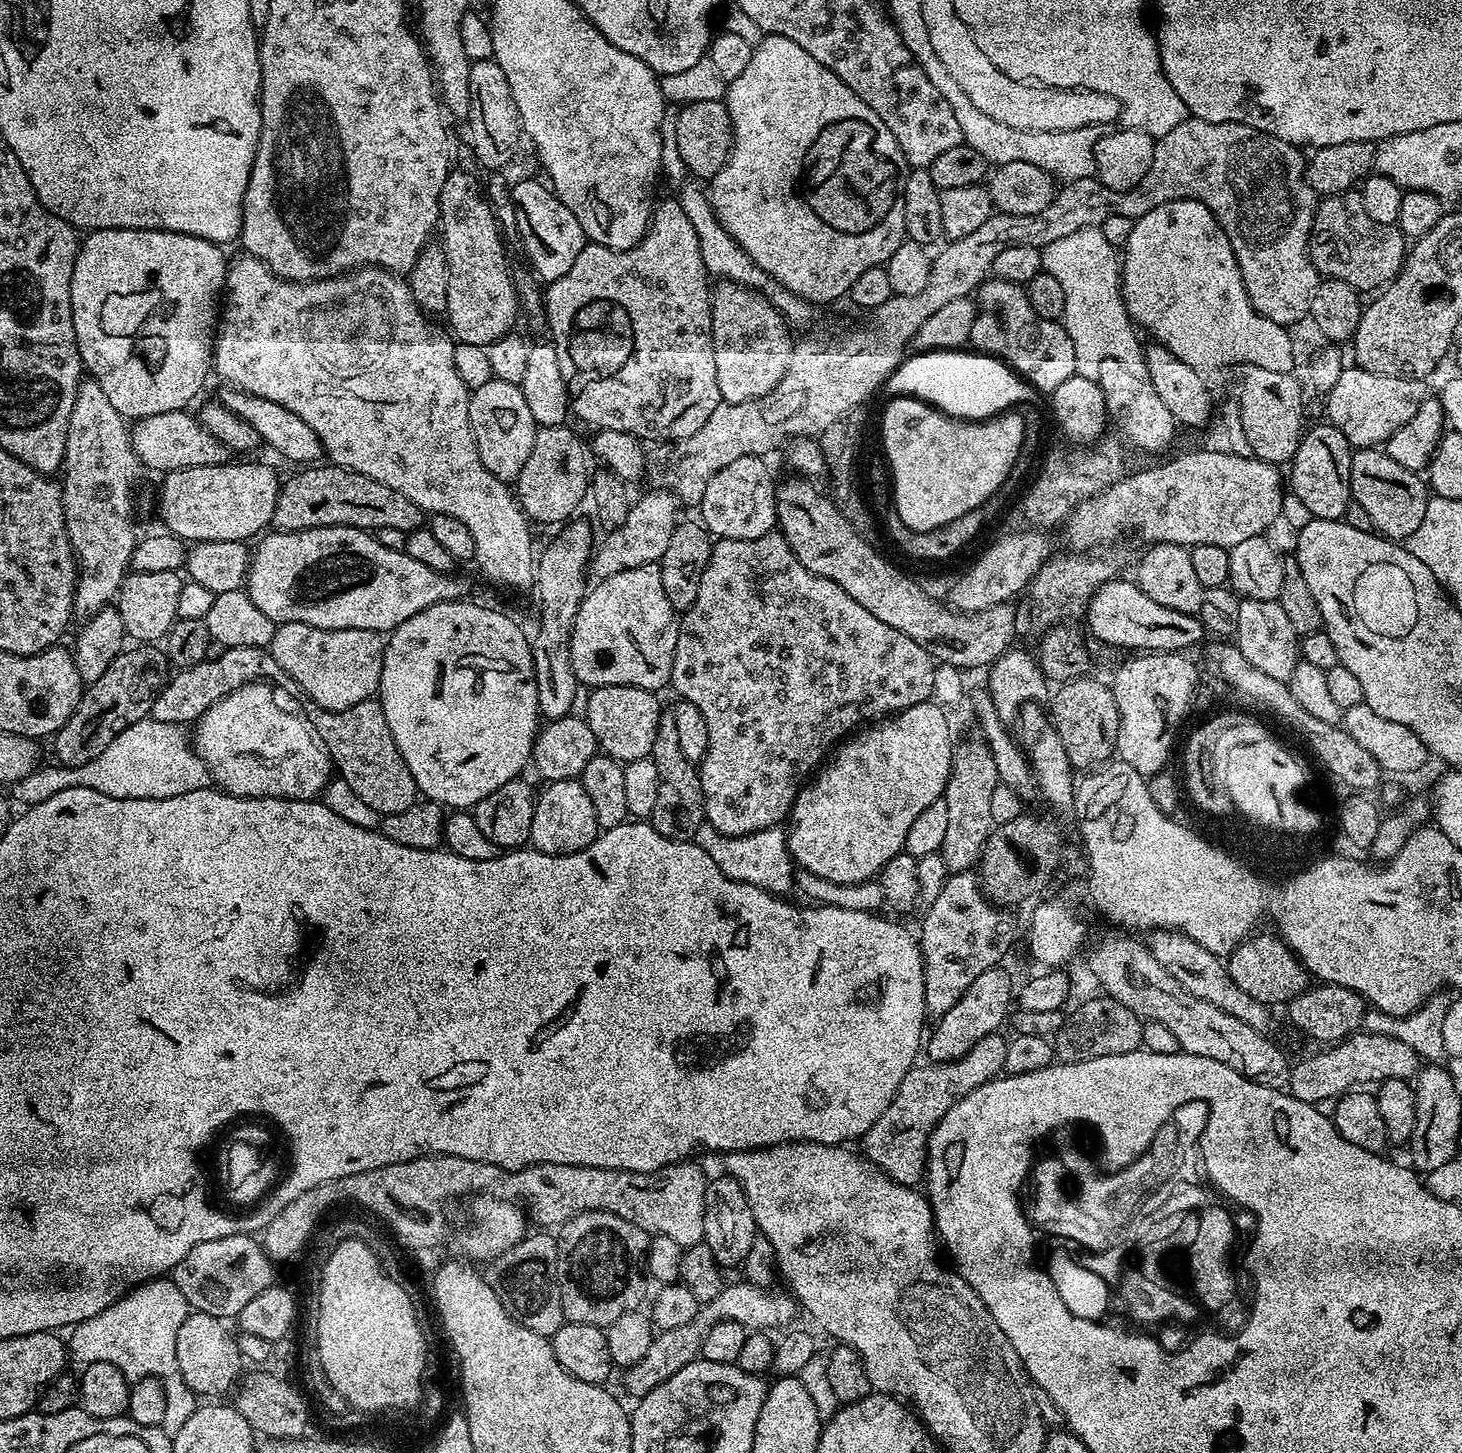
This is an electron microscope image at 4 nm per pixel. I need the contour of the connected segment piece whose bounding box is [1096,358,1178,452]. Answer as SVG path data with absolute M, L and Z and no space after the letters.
M1106 358L1106 362L1098 366L1096 383L1104 392L1108 419L1113 425L1120 427L1119 435L1125 441L1128 439L1134 447L1141 448L1144 452L1164 452L1178 433L1176 419L1162 403L1162 398L1158 398L1158 390L1154 390L1152 383L1143 375L1136 374L1136 368L1128 368L1114 358Z

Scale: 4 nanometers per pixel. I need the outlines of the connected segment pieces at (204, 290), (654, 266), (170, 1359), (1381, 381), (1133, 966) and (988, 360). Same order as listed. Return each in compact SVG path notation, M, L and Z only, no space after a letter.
M98 228L87 233L79 241L74 262L74 274L70 278L70 302L76 345L80 351L80 363L89 377L95 378L102 386L102 394L110 398L110 406L118 414L133 421L141 420L150 414L178 412L189 407L188 403L199 394L208 380L208 372L214 368L214 341L218 327L218 309L222 304L222 293L226 288L229 261L224 261L225 249L212 244L201 236L191 236L181 232L162 232L158 228Z
M672 198L672 200L664 200L655 205L652 213L652 221L648 223L646 234L633 248L627 248L620 251L614 248L607 248L601 244L594 244L591 242L585 243L582 254L578 254L578 258L574 258L574 266L570 266L570 270L566 270L566 274L562 274L562 278L551 281L547 285L546 291L542 296L542 303L545 308L546 321L548 320L548 328L552 331L550 342L556 347L558 354L558 367L562 370L562 378L568 387L568 402L570 405L570 412L573 417L577 416L584 424L593 424L593 429L606 431L624 431L628 435L639 438L641 441L647 442L671 442L673 440L685 440L690 438L690 434L698 434L698 430L702 430L702 425L706 422L706 418L710 418L710 414L714 414L714 410L721 404L720 391L718 390L718 370L714 367L714 342L712 341L712 294L710 291L710 273L706 270L706 266L702 262L702 250L698 242L698 234L694 234L694 226L690 224L690 218L686 218L686 214L682 210L679 199Z
M153 1278L144 1284L135 1285L118 1300L113 1300L102 1314L84 1320L71 1329L72 1337L67 1337L68 1355L80 1366L94 1362L110 1362L118 1366L129 1382L135 1382L154 1376L164 1384L166 1394L166 1418L163 1429L174 1434L186 1426L190 1414L198 1407L196 1393L186 1386L178 1370L176 1357L176 1339L178 1329L189 1314L189 1306L182 1290L170 1278Z
M1345 366L1338 374L1338 382L1326 393L1328 400L1327 423L1333 424L1353 449L1371 448L1383 445L1422 406L1426 399L1424 380L1407 380L1406 378L1390 378L1382 374L1370 374L1370 370L1362 370L1355 366Z
M1124 934L1128 936L1104 936L1092 948L1092 953L1088 956L1088 968L1092 971L1092 976L1101 984L1103 995L1114 998L1122 1002L1134 1014L1138 1014L1140 1019L1162 1022L1178 1038L1180 1051L1198 1054L1202 1058L1214 1058L1214 1062L1222 1062L1234 1070L1238 1070L1249 1080L1254 1080L1262 1084L1275 1085L1275 1087L1284 1090L1288 1086L1288 1070L1290 1060L1284 1057L1284 1052L1275 1044L1274 1039L1267 1035L1252 1030L1245 1023L1238 1021L1237 1018L1230 1017L1218 1006L1211 1005L1210 1002L1203 1001L1202 998L1196 998L1190 992L1182 987L1177 981L1154 958L1154 954L1148 949L1147 943L1143 939L1135 940L1135 935Z
M937 350L915 355L909 355L888 379L887 404L920 404L920 408L928 408L928 412L936 412L936 416L952 420L952 424L972 424L972 428L976 428L992 424L995 420L1004 420L1004 416L1016 416L1016 420L1026 420L1020 404L1032 404L1038 399L1036 389L1027 380L994 356L973 354L968 350Z

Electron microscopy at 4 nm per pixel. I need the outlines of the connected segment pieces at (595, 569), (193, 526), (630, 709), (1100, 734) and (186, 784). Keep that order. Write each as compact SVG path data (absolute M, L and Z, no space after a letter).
M648 490L648 493L631 505L626 522L609 531L605 540L595 545L591 553L590 572L593 577L605 580L610 574L622 574L622 570L634 570L638 566L655 564L666 554L670 538L678 523L678 501L667 490Z
M229 462L227 464L219 464L218 466L194 466L193 468L174 470L167 473L161 480L164 481L160 484L160 516L164 519L163 527L171 532L172 535L179 536L185 542L199 542L201 540L242 540L248 542L251 541L252 535L255 537L257 534L263 533L271 525L274 506L278 502L280 494L282 476L279 476L268 464L235 464L235 462Z
M602 686L591 689L588 696L588 713L586 719L590 730L594 730L594 738L599 751L605 756L612 757L624 764L634 762L638 758L649 758L654 746L654 734L658 734L658 722L662 715L660 709L660 696L654 692L647 692L634 686Z
M1076 677L1063 683L1057 693L1053 693L1050 705L1050 718L1056 727L1056 733L1062 738L1063 748L1070 758L1073 769L1090 770L1105 763L1114 753L1118 722L1117 702L1111 685L1090 678Z
M145 718L134 722L129 728L122 729L113 741L110 742L102 754L93 761L86 762L73 768L71 772L52 772L52 792L58 794L60 790L67 788L89 788L98 790L98 794L110 794L110 798L150 798L161 800L162 798L174 798L178 794L190 794L190 790L202 790L213 783L210 770L206 762L192 747L189 733L183 732L179 723L171 720L156 720Z

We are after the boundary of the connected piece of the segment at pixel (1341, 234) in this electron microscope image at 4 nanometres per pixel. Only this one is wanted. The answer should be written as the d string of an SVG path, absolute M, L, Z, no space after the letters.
M1359 191L1325 196L1317 203L1308 239L1308 256L1321 277L1346 282L1361 294L1375 293L1395 280L1403 269L1405 255L1404 233L1395 224L1379 224L1369 218Z

